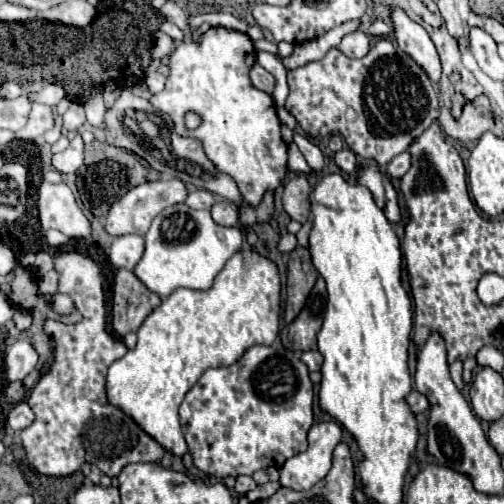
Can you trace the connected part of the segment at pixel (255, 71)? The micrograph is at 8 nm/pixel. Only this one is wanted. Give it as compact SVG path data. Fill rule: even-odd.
M258 63L250 71L250 79L252 79L254 87L258 87L260 91L266 91L266 93L272 93L274 91L274 85L276 85L274 75L270 71L266 71L264 67L260 67Z

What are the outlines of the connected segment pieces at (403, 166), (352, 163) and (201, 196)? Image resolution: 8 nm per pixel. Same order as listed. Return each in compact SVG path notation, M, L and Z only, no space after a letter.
M400 153L400 155L396 155L390 163L388 163L388 167L386 167L386 173L388 173L388 177L390 179L400 179L406 171L408 171L408 165L410 165L410 157L408 157L408 153Z
M340 149L338 153L336 153L336 157L334 157L334 161L336 161L336 165L344 171L344 173L350 173L350 171L354 171L356 169L356 155L350 151L350 149Z
M194 189L188 193L184 205L192 207L192 209L210 209L216 203L216 197L204 189Z

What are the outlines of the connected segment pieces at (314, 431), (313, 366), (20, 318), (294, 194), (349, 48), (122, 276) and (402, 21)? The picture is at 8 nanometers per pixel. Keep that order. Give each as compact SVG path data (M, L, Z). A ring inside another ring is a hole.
M322 421L308 431L308 449L290 457L280 469L282 487L306 491L316 485L332 467L332 451L340 443L342 427L334 421Z
M306 351L302 355L302 361L308 365L310 371L320 371L320 367L322 367L322 357L318 351Z
M18 309L16 313L14 313L14 327L18 329L18 331L26 331L28 327L30 327L30 313L26 313L26 311L22 311L22 309Z
M290 177L284 183L284 191L282 191L284 211L298 223L306 223L310 217L310 203L308 203L310 191L312 187L306 177Z
M354 31L354 33L348 33L344 35L342 43L338 45L338 49L346 55L346 57L352 57L352 59L360 59L364 57L368 51L370 51L370 37L362 31Z
M120 269L116 273L112 301L112 329L118 337L136 333L148 313L160 305L160 297L128 269Z
M394 9L392 11L392 21L394 21L394 27L396 27L396 41L398 41L398 47L408 53L418 67L424 69L424 73L428 75L428 79L438 85L440 83L440 75L442 75L442 69L440 69L440 59L438 59L438 53L436 53L436 47L430 39L430 35L426 33L426 29L418 23L414 23L404 11L400 9Z

